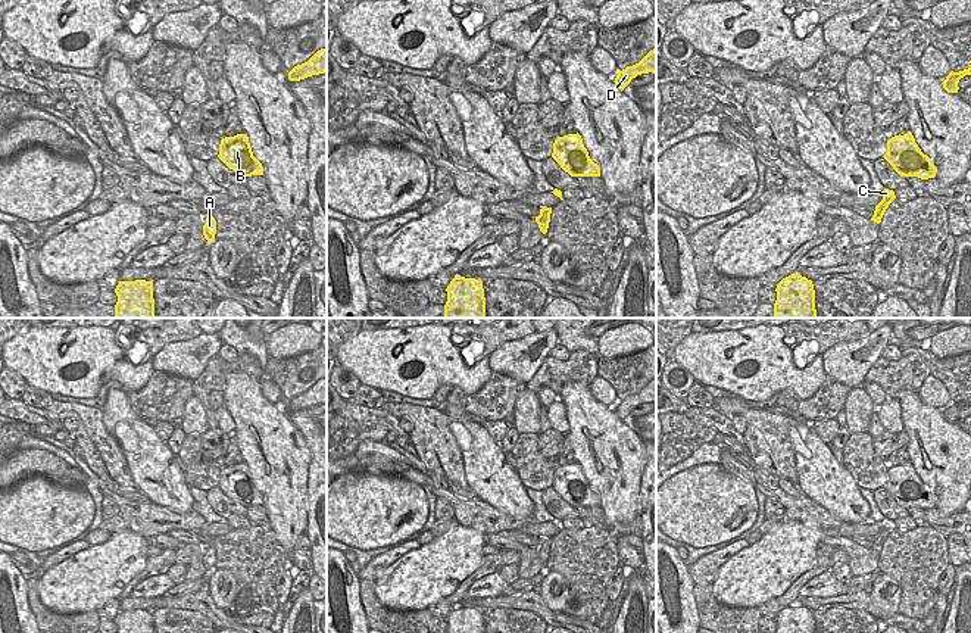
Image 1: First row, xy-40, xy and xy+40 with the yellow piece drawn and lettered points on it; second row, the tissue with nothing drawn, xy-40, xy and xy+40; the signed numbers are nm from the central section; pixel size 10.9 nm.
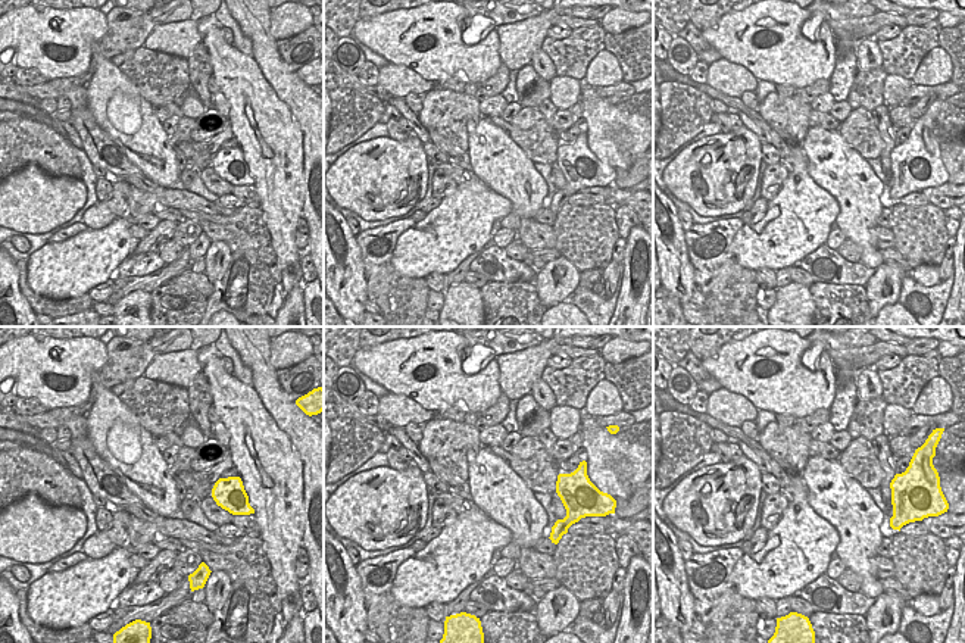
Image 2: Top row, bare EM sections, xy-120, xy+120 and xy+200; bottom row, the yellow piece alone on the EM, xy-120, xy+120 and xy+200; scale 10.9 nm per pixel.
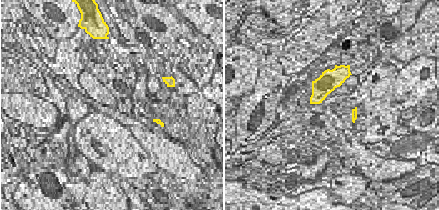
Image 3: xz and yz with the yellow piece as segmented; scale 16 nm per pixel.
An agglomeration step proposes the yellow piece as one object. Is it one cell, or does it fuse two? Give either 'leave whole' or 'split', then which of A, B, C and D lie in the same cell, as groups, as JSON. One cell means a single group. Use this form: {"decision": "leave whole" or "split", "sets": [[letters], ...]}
{"decision": "split", "sets": [["A"], ["B", "C", "D"]]}

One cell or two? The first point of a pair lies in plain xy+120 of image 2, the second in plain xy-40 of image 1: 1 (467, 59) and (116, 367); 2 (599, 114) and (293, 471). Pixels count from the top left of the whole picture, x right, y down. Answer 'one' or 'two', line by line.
1: one
2: one

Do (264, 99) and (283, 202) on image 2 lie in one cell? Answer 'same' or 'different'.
same

